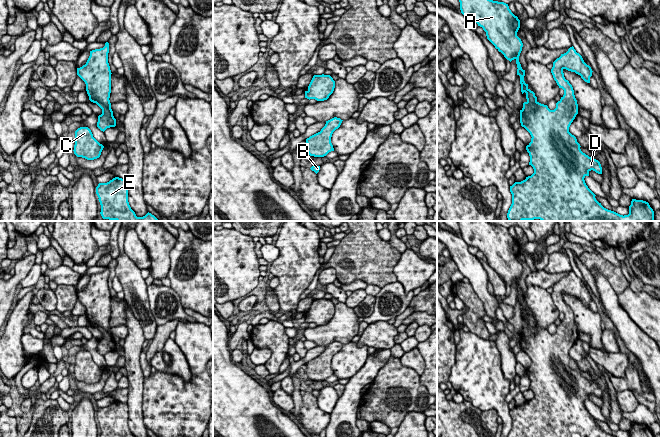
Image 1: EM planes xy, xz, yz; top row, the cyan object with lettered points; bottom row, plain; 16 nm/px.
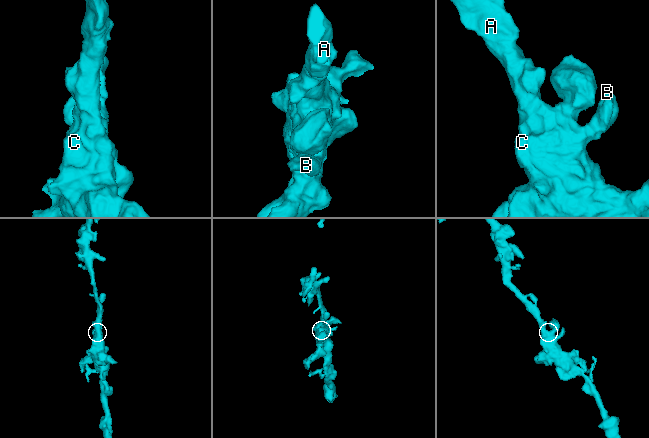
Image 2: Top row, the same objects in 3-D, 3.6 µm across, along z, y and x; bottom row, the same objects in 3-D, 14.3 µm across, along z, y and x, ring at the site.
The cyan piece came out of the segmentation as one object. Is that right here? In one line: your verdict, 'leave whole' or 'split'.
leave whole

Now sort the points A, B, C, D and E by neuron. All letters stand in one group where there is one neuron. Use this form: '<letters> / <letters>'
A B C D E

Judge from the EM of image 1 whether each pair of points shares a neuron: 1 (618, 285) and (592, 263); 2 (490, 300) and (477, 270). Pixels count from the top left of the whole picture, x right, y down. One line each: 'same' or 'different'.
1: same
2: same

